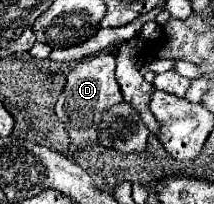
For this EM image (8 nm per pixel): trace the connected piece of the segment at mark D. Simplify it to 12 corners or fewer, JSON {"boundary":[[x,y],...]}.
{"boundary":[[115,52],[67,72],[55,112],[71,138],[97,144],[97,116],[123,96]]}

